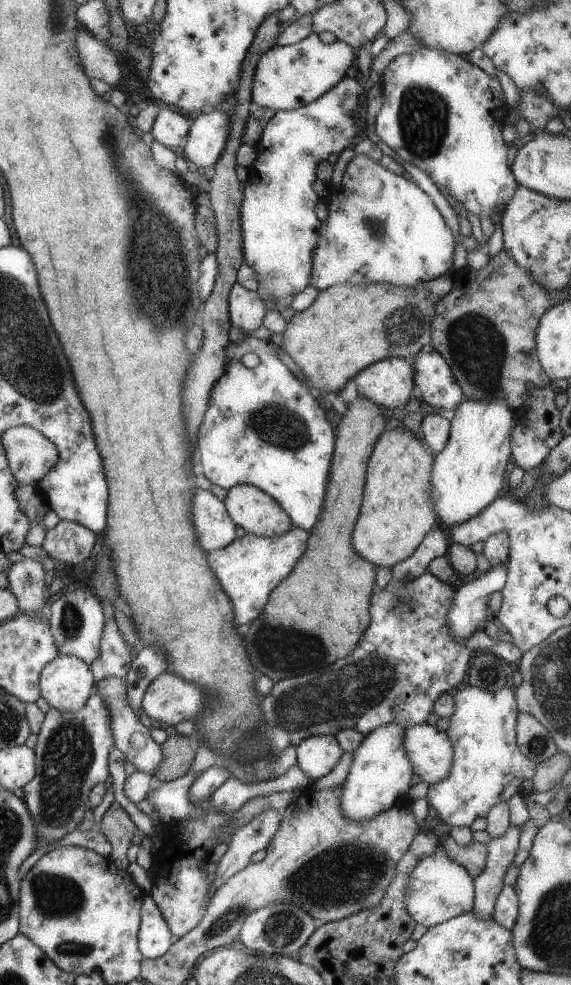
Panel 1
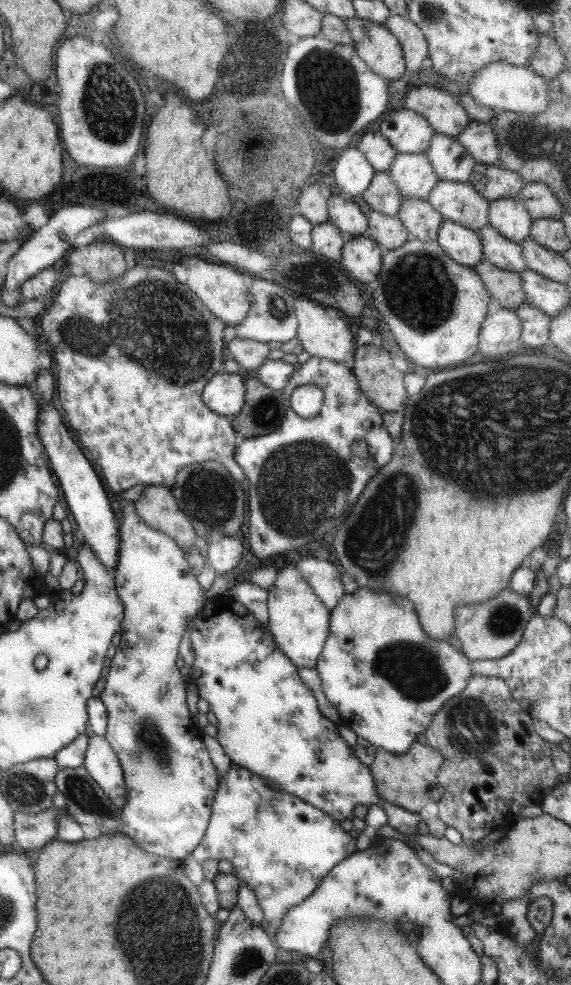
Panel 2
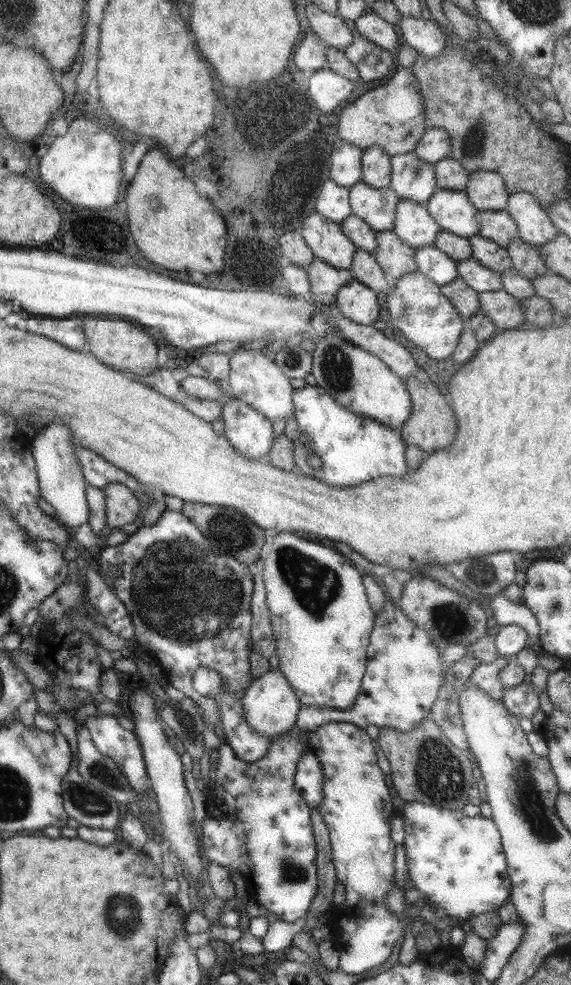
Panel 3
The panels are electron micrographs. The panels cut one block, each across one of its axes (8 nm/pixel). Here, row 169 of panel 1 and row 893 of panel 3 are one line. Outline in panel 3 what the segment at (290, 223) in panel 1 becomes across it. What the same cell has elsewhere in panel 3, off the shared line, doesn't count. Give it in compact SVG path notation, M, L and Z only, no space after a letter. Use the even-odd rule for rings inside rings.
M284 734L273 739L265 756L255 762L239 760L232 748L226 742L221 742L215 767L208 772L215 784L215 792L209 795L204 806L205 815L198 829L200 852L204 858L227 869L227 872L237 871L246 884L249 898L273 912L279 920L288 923L296 923L297 919L308 914L318 886L316 848L309 822L309 807L294 788L296 762L305 750L305 745L297 737L296 734Z

